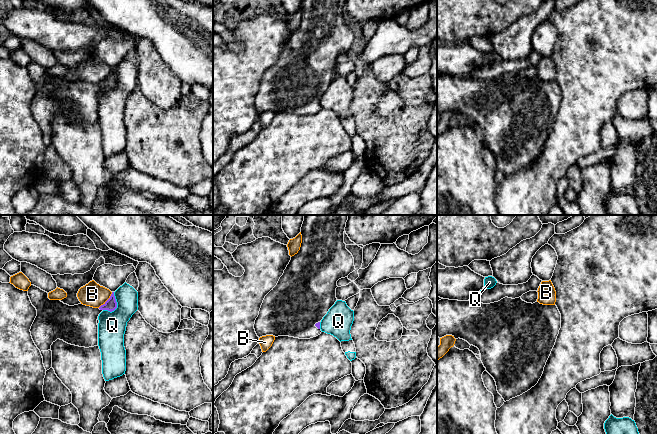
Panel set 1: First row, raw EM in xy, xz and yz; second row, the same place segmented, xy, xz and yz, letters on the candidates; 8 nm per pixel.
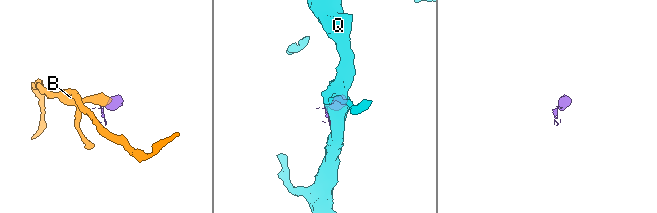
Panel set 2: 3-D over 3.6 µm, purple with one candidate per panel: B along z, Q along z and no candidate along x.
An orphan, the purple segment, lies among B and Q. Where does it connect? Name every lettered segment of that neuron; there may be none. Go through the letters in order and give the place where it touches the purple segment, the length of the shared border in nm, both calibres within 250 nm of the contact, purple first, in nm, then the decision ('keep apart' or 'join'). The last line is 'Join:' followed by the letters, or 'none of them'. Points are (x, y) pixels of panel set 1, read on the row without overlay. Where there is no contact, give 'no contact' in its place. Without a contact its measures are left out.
B: xy (107, 76) | 170 nm | 90/190 nm | keep apart
Q: xy (116, 82) | 180 nm | 90/220 nm | keep apart
Join: none of them

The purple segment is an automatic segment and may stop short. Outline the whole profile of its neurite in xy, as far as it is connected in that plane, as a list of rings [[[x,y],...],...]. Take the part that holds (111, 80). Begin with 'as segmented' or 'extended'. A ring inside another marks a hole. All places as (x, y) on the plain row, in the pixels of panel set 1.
extended | [[[34,61],[29,63],[28,72],[37,86],[30,108],[41,128],[46,147],[52,143],[51,121],[57,115],[79,123],[97,122],[99,90],[117,84],[114,68],[99,84],[83,80],[69,82],[60,76],[50,76],[47,68]]]

